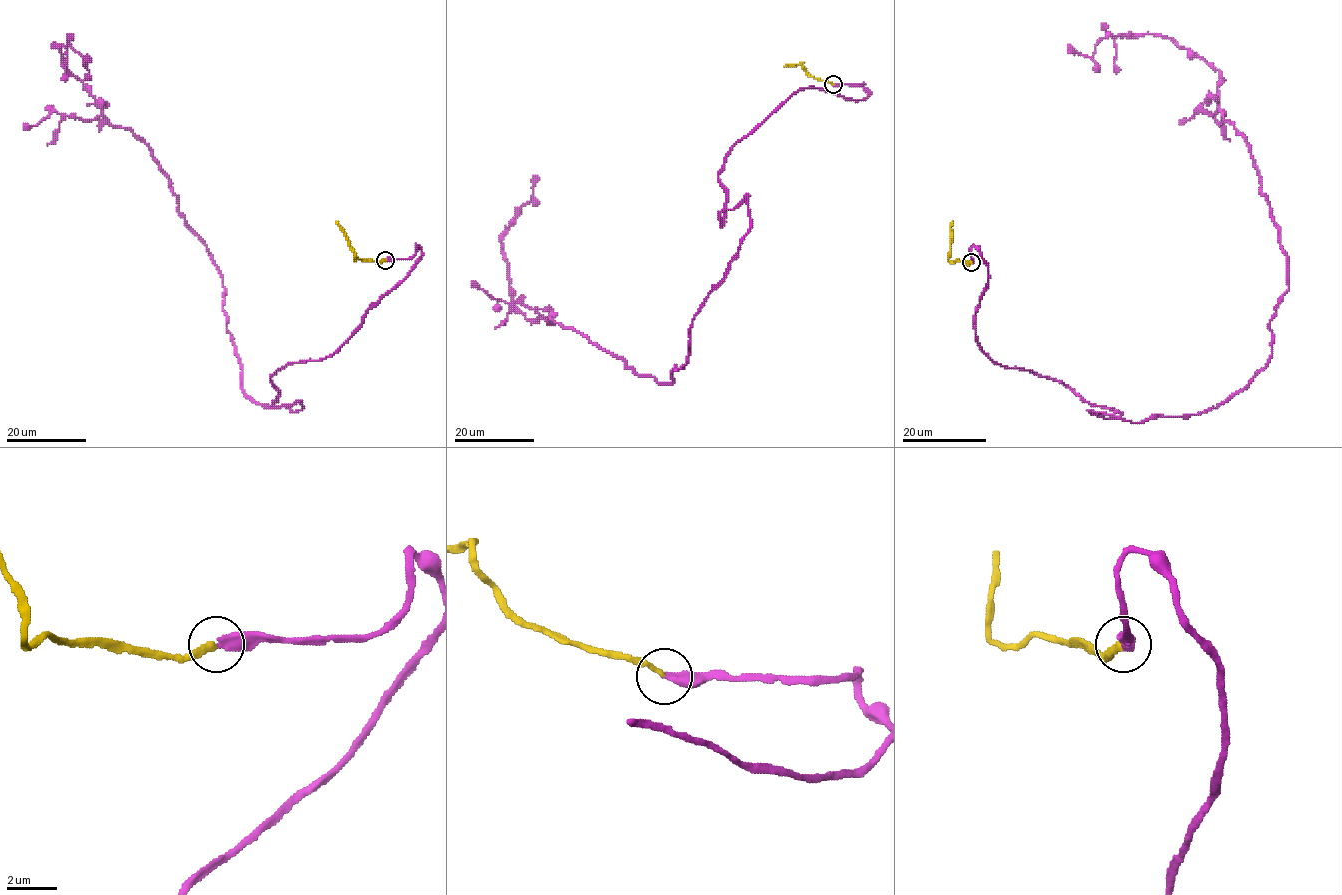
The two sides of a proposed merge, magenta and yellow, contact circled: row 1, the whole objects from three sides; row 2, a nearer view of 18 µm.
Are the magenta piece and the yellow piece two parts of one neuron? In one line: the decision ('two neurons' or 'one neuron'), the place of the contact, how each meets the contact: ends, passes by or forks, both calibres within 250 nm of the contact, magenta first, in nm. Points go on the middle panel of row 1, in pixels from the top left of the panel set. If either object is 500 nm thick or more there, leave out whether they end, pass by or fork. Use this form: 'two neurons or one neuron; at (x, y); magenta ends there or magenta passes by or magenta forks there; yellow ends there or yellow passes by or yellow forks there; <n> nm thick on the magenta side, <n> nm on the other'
one neuron; at (833, 84); magenta ends there; yellow ends there; 420 nm thick on the magenta side, 220 nm on the other

